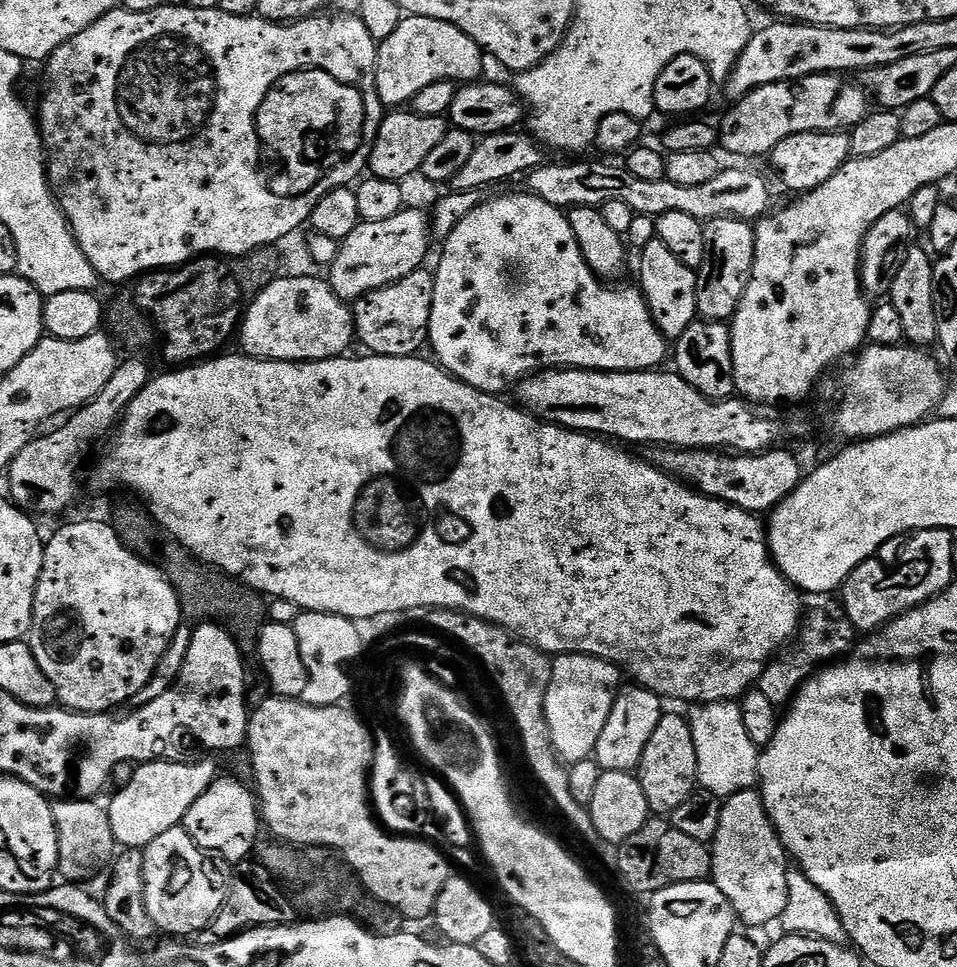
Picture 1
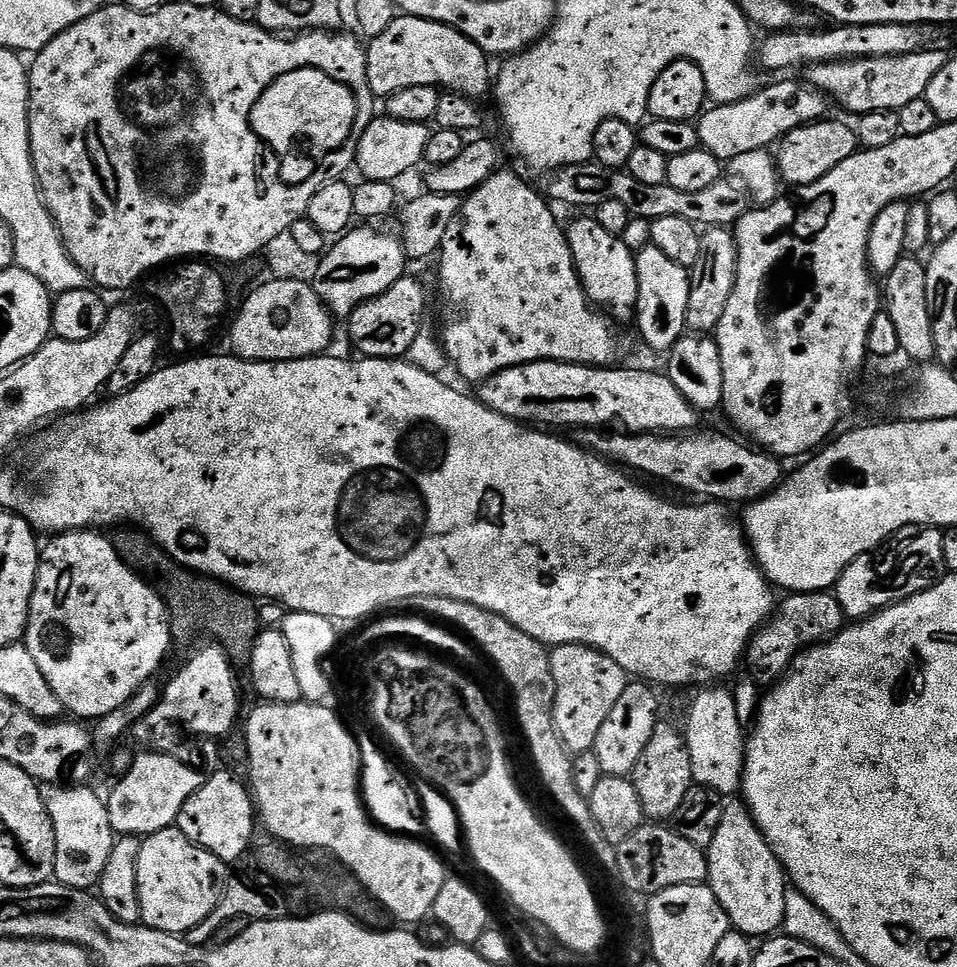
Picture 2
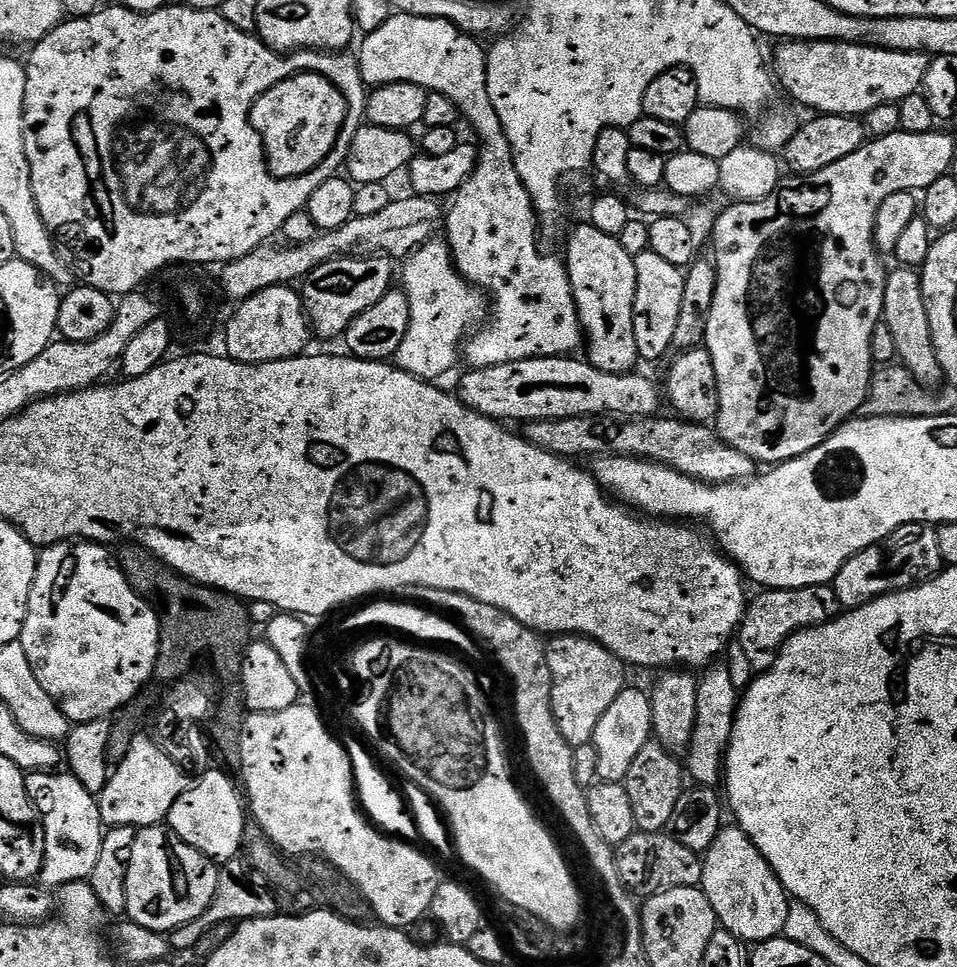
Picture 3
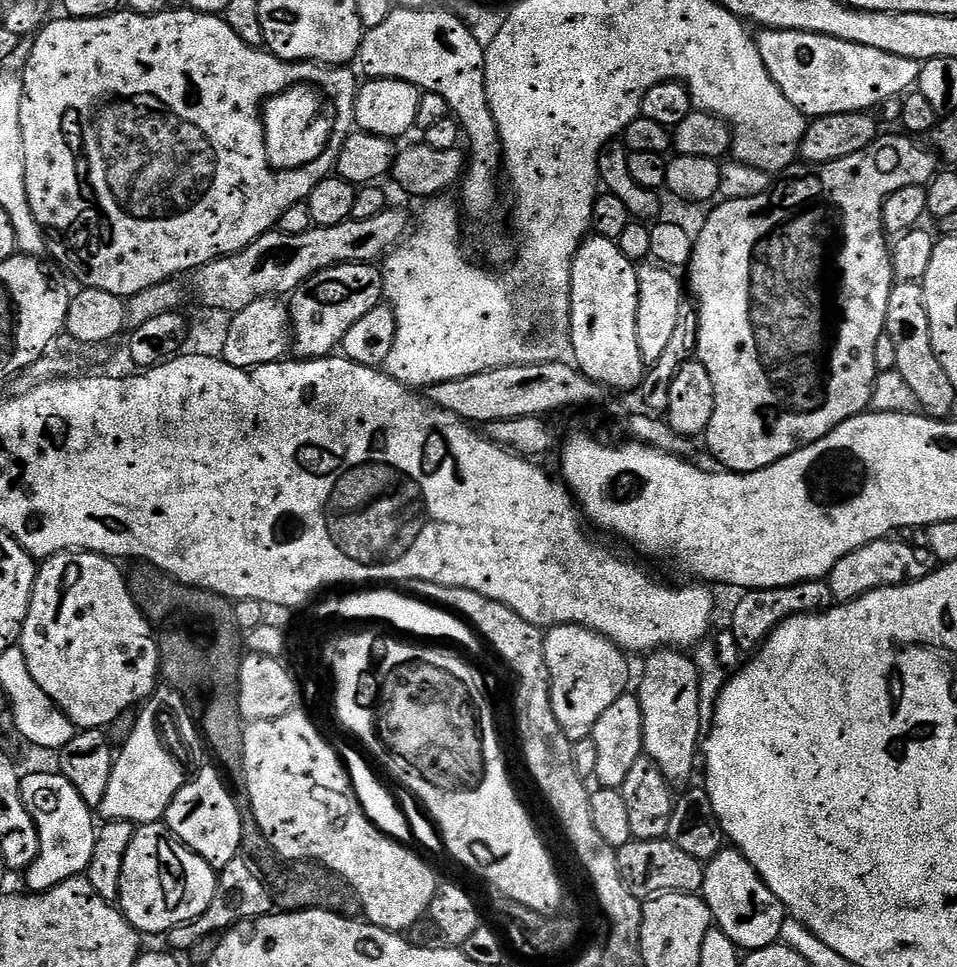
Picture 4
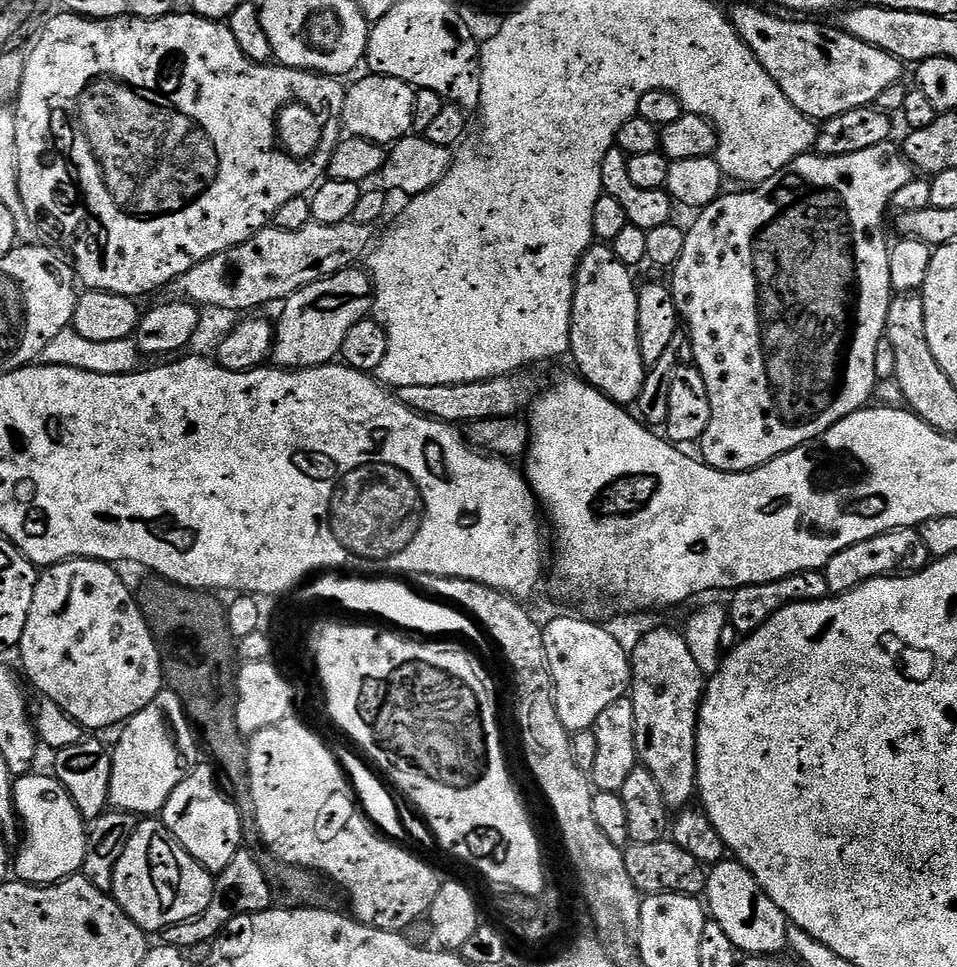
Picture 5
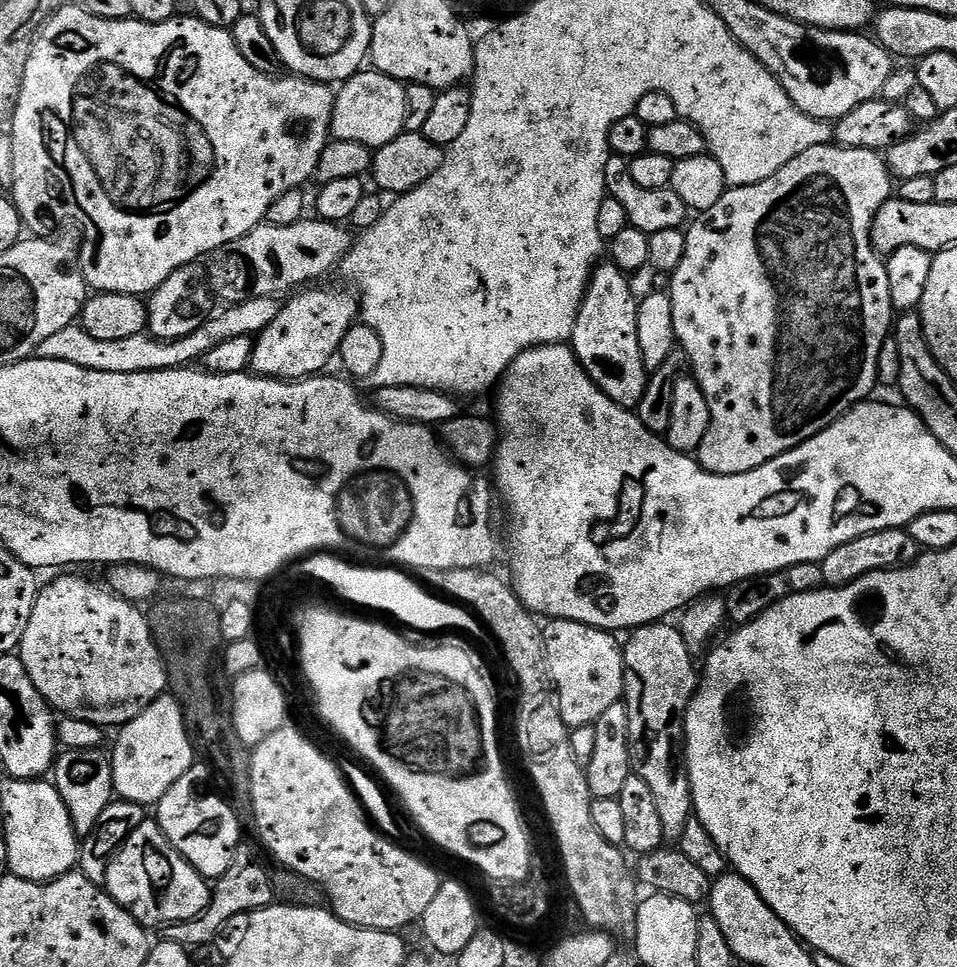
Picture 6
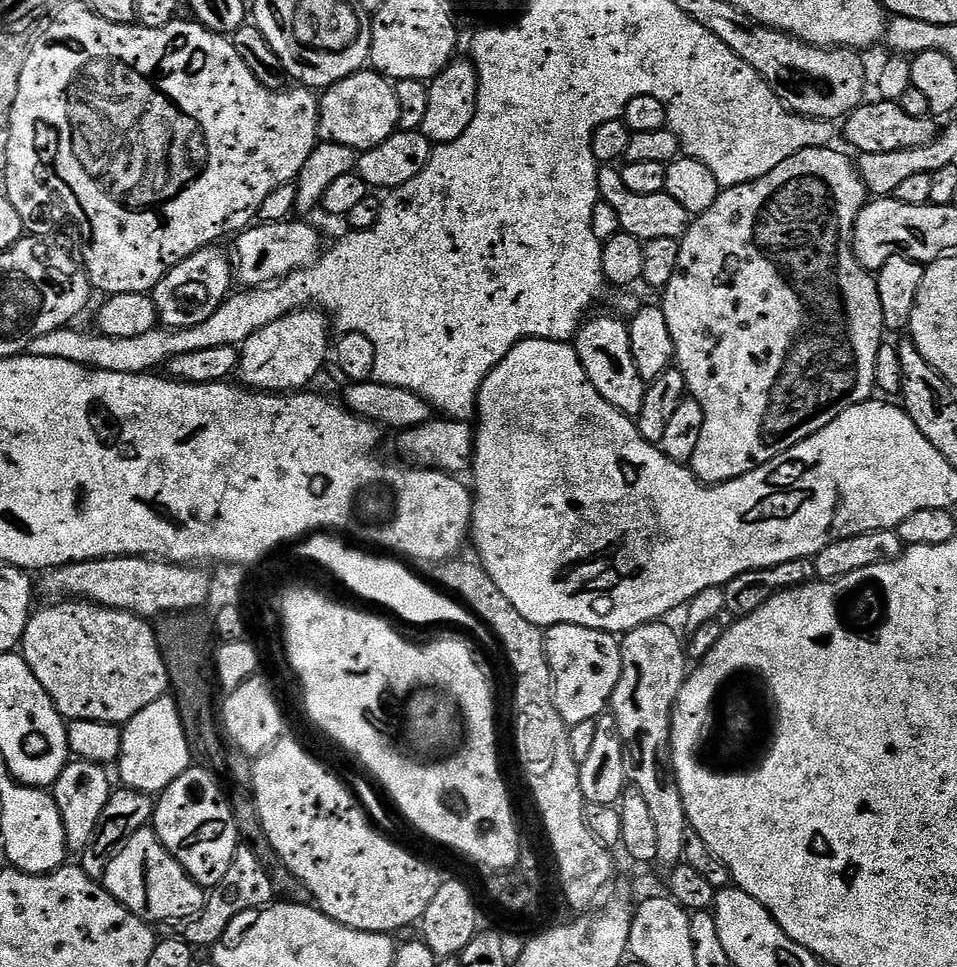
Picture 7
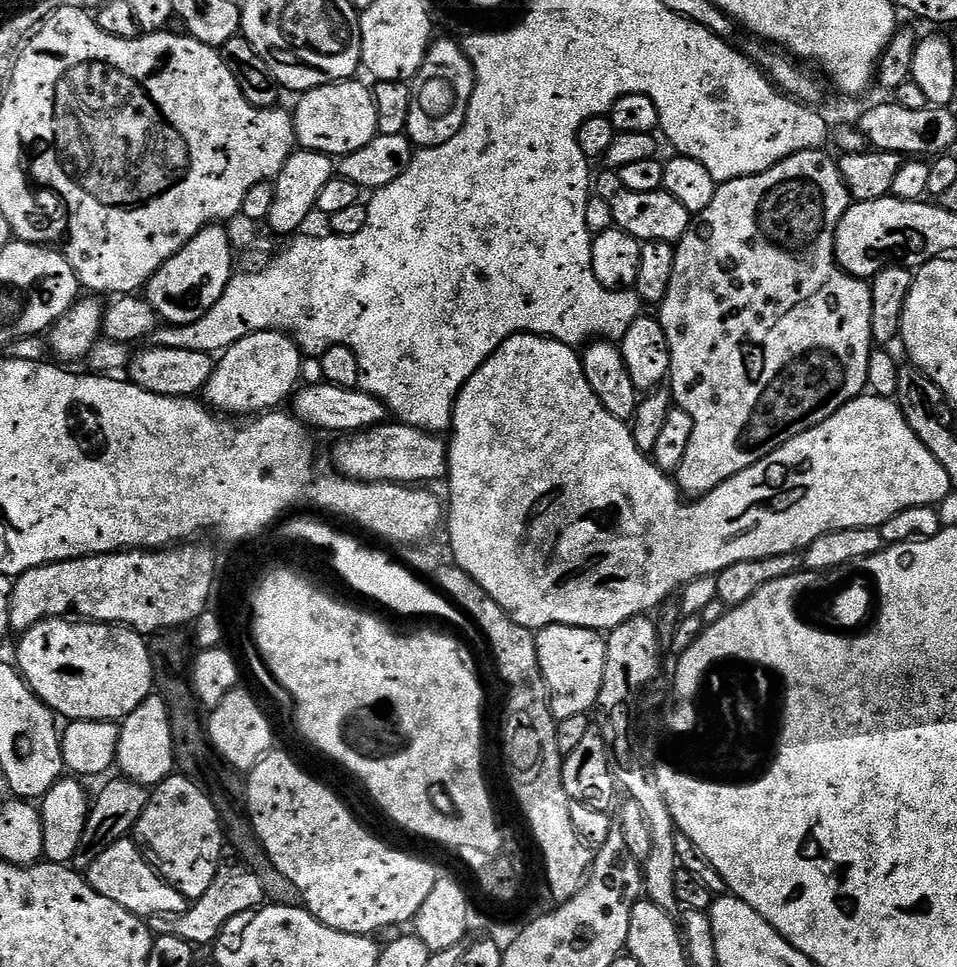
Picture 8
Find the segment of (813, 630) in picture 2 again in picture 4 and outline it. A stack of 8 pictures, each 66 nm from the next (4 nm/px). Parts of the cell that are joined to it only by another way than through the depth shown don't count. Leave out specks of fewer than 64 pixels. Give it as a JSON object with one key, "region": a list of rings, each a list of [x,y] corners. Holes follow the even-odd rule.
{"region":[[[827,579],[807,580],[777,588],[754,588],[741,596],[744,597],[732,608],[732,636],[737,646],[747,654],[755,653],[760,645],[767,642],[769,634],[790,617],[807,612],[825,612],[837,603]]]}

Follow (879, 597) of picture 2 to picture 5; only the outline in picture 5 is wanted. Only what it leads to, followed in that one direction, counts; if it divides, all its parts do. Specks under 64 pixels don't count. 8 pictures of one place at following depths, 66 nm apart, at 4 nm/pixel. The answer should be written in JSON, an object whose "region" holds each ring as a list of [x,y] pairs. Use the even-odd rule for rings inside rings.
{"region":[[[898,528],[895,532],[883,532],[880,536],[870,538],[866,542],[858,542],[834,554],[834,558],[830,558],[830,562],[822,571],[829,593],[839,594],[858,587],[873,576],[921,572],[928,563],[930,557],[926,546],[922,546],[919,531],[916,528]]]}

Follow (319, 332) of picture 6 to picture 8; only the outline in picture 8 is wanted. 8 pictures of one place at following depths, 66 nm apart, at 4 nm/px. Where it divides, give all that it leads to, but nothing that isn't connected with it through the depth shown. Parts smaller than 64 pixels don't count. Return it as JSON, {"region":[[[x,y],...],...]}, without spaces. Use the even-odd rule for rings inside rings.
{"region":[[[274,330],[251,332],[246,338],[234,342],[234,346],[225,348],[215,361],[202,393],[203,399],[217,413],[231,414],[236,418],[279,409],[283,405],[280,403],[297,391],[304,360],[305,353],[289,333]]]}

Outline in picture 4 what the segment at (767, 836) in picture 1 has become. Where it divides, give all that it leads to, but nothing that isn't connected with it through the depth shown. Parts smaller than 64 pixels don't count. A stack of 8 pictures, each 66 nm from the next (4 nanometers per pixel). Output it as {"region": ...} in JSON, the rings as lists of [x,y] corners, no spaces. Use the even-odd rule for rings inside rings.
{"region":[[[726,846],[704,869],[702,898],[720,928],[741,950],[755,950],[777,943],[786,919],[784,903],[762,882],[758,870],[736,848]]]}

